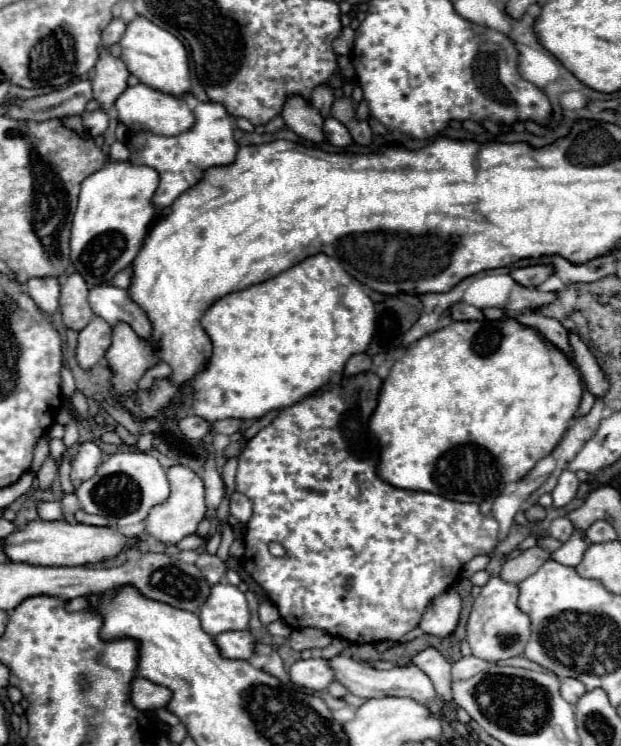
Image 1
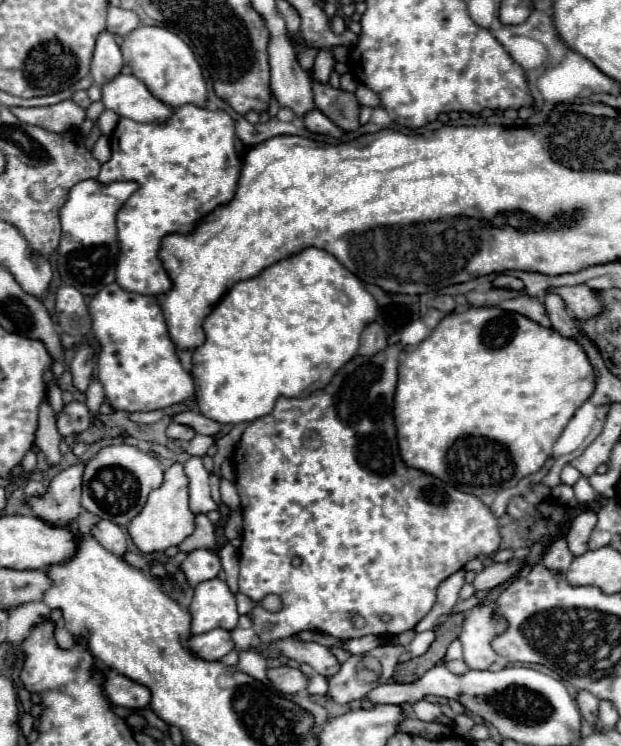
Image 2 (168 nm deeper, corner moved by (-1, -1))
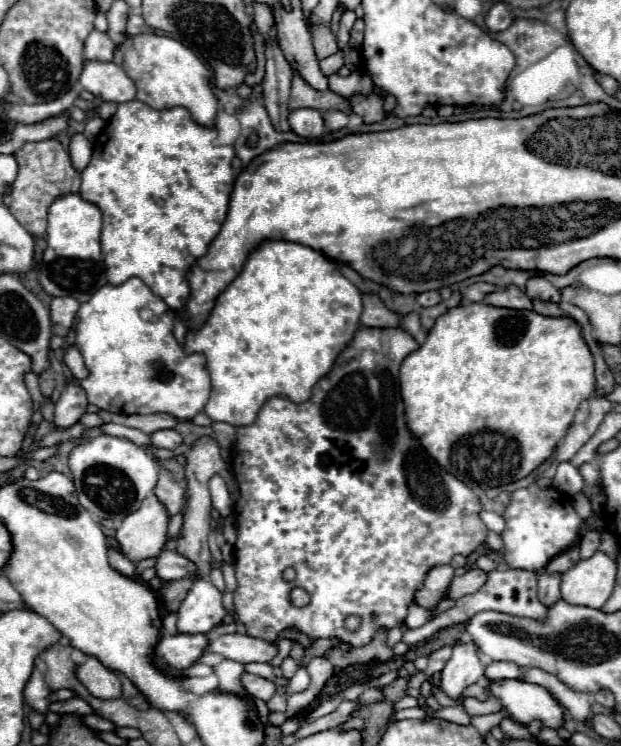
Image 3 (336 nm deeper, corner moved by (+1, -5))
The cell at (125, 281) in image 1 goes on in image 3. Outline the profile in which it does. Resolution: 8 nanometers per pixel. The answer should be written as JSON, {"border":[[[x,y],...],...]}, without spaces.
{"border":[[[134,99],[134,101],[126,101],[118,105],[118,111],[112,115],[112,119],[106,123],[106,126],[99,135],[94,139],[94,153],[92,159],[86,167],[86,171],[82,171],[82,183],[80,183],[80,197],[88,203],[94,203],[104,217],[104,227],[102,227],[102,237],[100,237],[100,245],[102,245],[102,253],[104,253],[104,265],[106,265],[106,277],[110,285],[122,285],[124,281],[128,281],[130,277],[140,277],[150,289],[152,293],[156,293],[158,297],[162,297],[166,301],[168,307],[172,307],[174,311],[180,311],[188,299],[190,299],[190,285],[186,279],[188,269],[192,267],[192,263],[200,257],[204,257],[204,253],[208,251],[208,245],[212,243],[212,239],[218,235],[222,221],[226,217],[228,211],[228,201],[230,201],[230,193],[232,193],[232,185],[234,185],[234,169],[232,169],[232,157],[234,157],[234,147],[230,145],[216,145],[218,133],[214,127],[202,127],[198,125],[188,109],[184,107],[174,107],[174,109],[152,109],[150,105],[144,105],[142,101]]]}

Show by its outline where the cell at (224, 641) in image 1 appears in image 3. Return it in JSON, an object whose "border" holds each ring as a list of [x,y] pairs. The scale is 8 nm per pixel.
{"border":[[[162,635],[154,647],[154,663],[158,669],[182,671],[198,661],[206,645],[204,635]]]}

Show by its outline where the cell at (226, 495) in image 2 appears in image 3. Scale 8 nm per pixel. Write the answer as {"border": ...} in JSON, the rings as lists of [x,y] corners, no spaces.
{"border":[[[214,475],[210,479],[210,495],[212,495],[212,507],[218,509],[218,513],[222,517],[232,515],[232,499],[230,499],[230,491],[228,485],[224,483],[224,479],[220,475]]]}

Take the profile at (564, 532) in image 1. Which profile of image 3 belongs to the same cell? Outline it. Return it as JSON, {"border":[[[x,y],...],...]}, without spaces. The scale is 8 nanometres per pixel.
{"border":[[[540,571],[538,575],[538,599],[542,605],[550,607],[560,599],[560,575],[548,575],[546,571]]]}

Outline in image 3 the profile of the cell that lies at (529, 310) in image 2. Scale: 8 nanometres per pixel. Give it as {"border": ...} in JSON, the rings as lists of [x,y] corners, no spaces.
{"border":[[[508,285],[504,289],[498,289],[498,291],[492,291],[486,295],[484,299],[488,305],[494,305],[494,307],[508,307],[508,309],[532,309],[532,301],[530,297],[518,289],[516,285]]]}

